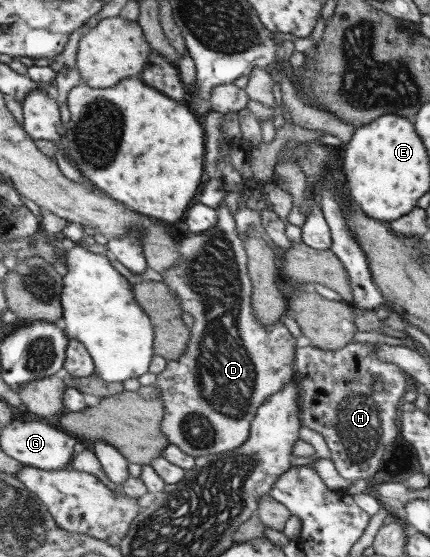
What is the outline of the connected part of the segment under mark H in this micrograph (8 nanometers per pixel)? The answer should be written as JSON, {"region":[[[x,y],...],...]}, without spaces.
{"region":[[[353,342],[340,350],[327,350],[315,345],[298,348],[295,369],[299,388],[302,389],[302,423],[323,434],[331,449],[331,459],[345,479],[371,479],[381,461],[388,456],[393,439],[399,435],[401,413],[395,410],[402,402],[401,397],[407,391],[407,374],[399,365],[386,363],[380,359],[375,343]]]}

